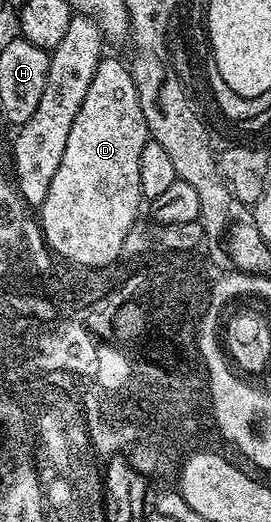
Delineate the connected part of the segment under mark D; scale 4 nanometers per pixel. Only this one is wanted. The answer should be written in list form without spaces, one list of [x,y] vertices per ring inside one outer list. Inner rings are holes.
[[[105,55],[98,63],[98,71],[94,71],[94,79],[90,83],[89,90],[86,91],[86,99],[82,99],[82,107],[78,107],[78,115],[74,119],[74,127],[70,127],[70,139],[66,139],[66,151],[62,151],[62,163],[58,171],[54,171],[54,183],[50,183],[50,191],[46,199],[38,207],[38,229],[44,232],[46,245],[52,250],[57,258],[72,262],[73,265],[85,265],[91,269],[97,269],[103,265],[115,265],[121,260],[124,249],[124,240],[128,237],[128,232],[132,229],[132,224],[136,221],[136,216],[140,213],[142,198],[140,195],[140,184],[138,183],[138,158],[142,156],[142,147],[150,140],[146,119],[142,115],[142,107],[138,103],[138,91],[134,87],[132,70],[127,64],[124,65],[116,57]]]

